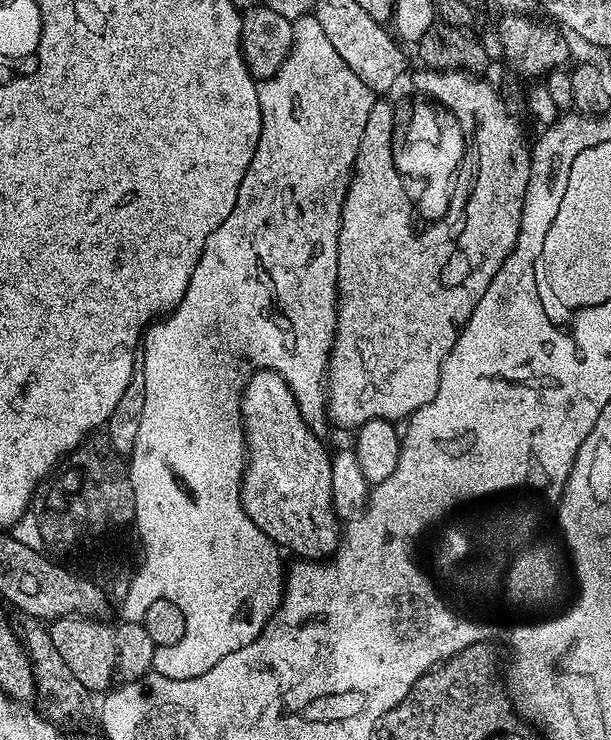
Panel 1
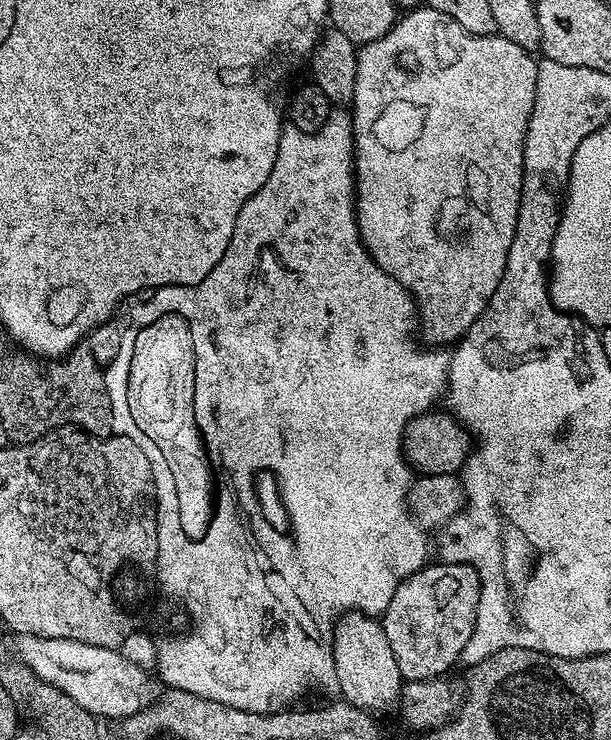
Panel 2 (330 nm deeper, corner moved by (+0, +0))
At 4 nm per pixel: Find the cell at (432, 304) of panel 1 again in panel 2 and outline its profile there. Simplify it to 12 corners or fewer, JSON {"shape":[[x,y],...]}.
{"shape":[[427,6],[356,54],[356,221],[452,346],[506,270],[537,61]]}

